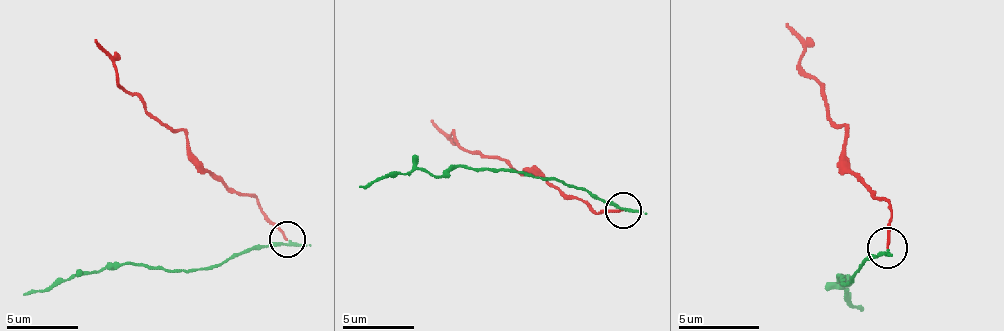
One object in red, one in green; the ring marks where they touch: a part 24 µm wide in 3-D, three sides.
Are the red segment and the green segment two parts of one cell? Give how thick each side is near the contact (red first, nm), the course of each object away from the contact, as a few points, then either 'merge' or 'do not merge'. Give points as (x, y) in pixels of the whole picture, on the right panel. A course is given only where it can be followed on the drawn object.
calibres 150 and 170 nm; course red (886, 249), (890, 204), (846, 163), (846, 131), (829, 119), (821, 86), (801, 66), (801, 38), (785, 21); course green (886, 249), (850, 281), (842, 285), (837, 277), (850, 285), (842, 289), (862, 309); do not merge

